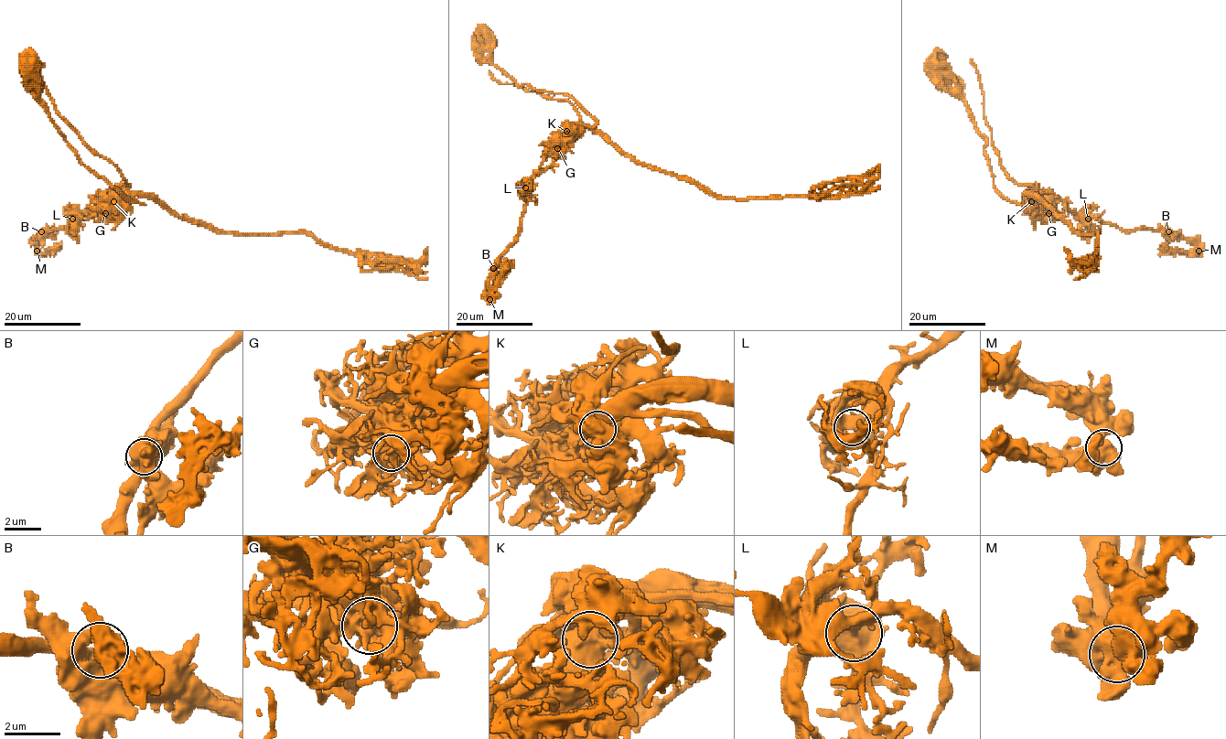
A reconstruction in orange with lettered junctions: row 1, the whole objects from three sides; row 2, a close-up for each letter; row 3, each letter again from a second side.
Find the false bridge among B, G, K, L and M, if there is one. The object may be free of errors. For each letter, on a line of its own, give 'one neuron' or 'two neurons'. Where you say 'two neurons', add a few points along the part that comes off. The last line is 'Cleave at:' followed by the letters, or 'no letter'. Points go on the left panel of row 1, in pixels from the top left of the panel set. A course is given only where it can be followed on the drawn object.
B: one neuron
G: one neuron
K: two neurons; foreign part runs (113, 201), (118, 192), (77, 216), (69, 230), (48, 229), (37, 249), (45, 254), (61, 245)
L: one neuron
M: one neuron
Cleave at: K

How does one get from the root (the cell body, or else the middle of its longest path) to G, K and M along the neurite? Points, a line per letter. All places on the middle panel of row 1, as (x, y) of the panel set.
G: (485, 36), (490, 61), (518, 85), (569, 95), (596, 121), (594, 125), (576, 125), (557, 148)
K: (485, 36), (490, 61), (518, 85), (569, 95), (596, 121), (594, 125), (572, 125), (566, 131)
M: (485, 36), (490, 61), (518, 85), (569, 95), (596, 121), (576, 125), (531, 180), (489, 299)

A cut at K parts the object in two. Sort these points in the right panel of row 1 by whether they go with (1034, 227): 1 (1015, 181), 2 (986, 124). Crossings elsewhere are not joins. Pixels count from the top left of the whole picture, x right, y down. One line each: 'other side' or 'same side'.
1: same side
2: same side

